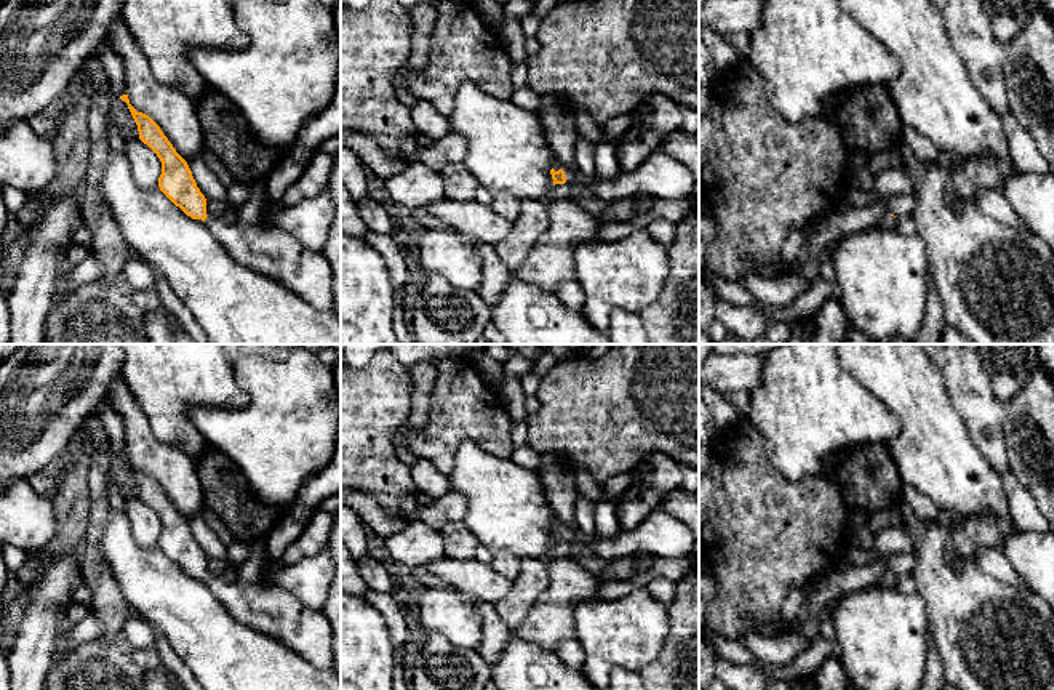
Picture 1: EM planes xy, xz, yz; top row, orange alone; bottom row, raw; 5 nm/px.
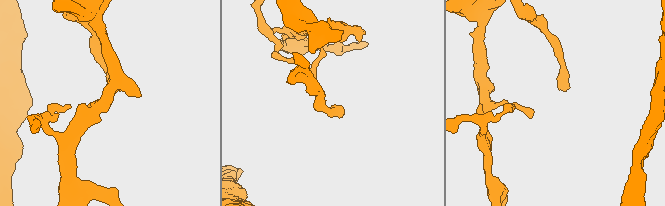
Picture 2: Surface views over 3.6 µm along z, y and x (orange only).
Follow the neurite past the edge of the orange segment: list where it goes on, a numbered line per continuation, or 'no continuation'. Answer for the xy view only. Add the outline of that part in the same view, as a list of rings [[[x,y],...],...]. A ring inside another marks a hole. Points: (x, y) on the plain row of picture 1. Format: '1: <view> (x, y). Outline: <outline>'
1: xy (271, 610). Outline: [[[206,575],[203,581],[238,623],[277,639],[313,668],[331,669],[333,632],[321,612],[305,607],[277,584],[245,583],[238,578],[227,580],[222,575]]]

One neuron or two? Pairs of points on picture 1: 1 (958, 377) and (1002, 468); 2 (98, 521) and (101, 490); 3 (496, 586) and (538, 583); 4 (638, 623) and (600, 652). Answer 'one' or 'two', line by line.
1: one
2: one
3: two
4: one

